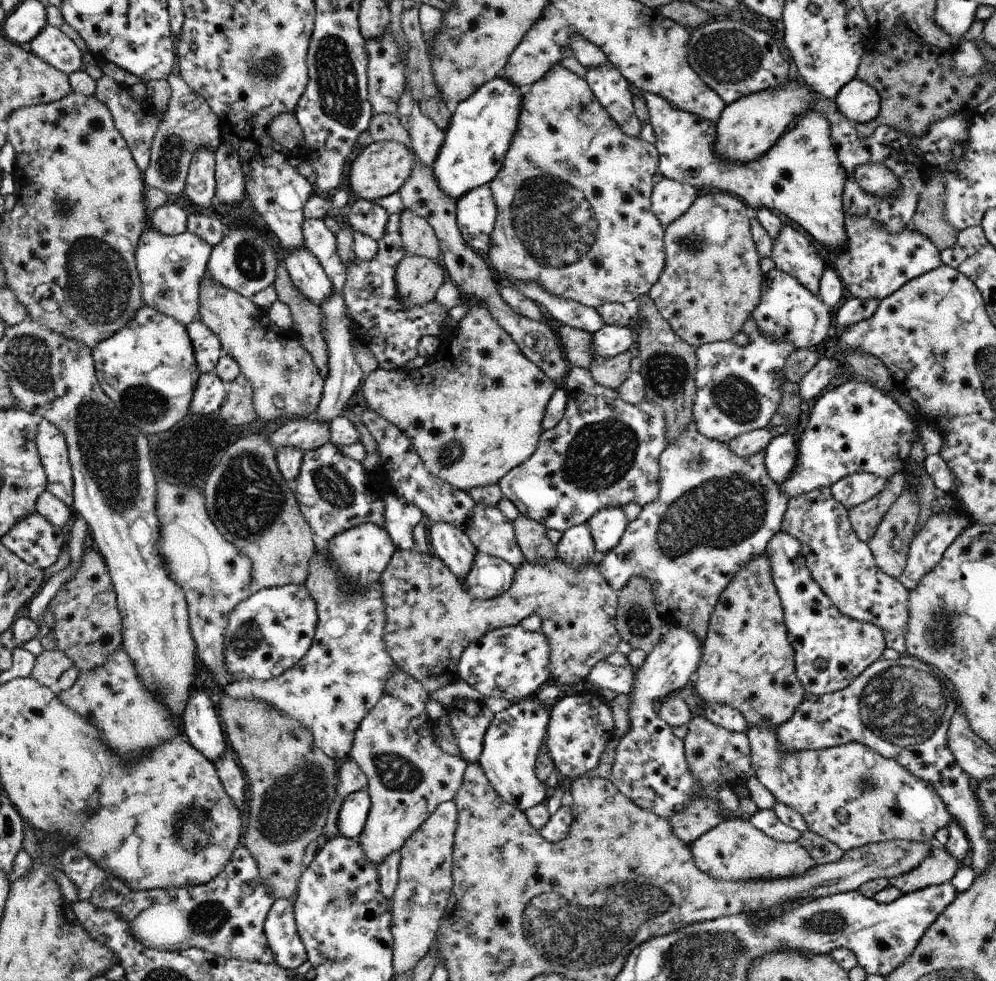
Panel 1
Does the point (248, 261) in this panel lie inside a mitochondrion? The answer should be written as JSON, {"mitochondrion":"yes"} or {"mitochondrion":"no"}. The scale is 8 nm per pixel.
{"mitochondrion":"yes"}

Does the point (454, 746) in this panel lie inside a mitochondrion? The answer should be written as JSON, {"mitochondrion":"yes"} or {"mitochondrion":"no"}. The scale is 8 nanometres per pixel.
{"mitochondrion":"no"}

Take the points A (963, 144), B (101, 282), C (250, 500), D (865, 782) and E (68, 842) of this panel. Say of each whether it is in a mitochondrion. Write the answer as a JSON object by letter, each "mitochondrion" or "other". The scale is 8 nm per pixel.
{"A":"other","B":"mitochondrion","C":"mitochondrion","D":"mitochondrion","E":"other"}

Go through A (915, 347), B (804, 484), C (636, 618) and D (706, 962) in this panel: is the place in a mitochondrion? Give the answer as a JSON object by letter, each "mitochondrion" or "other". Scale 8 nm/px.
{"A":"other","B":"other","C":"mitochondrion","D":"mitochondrion"}

